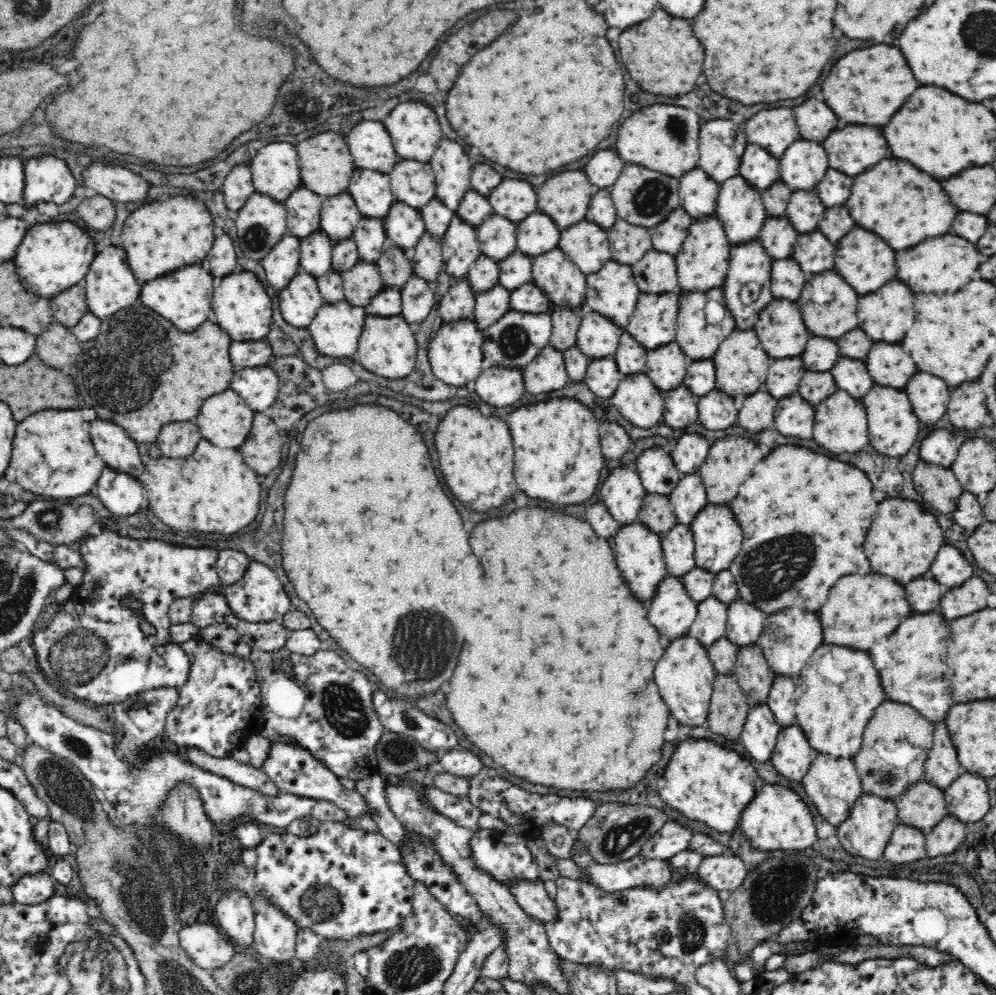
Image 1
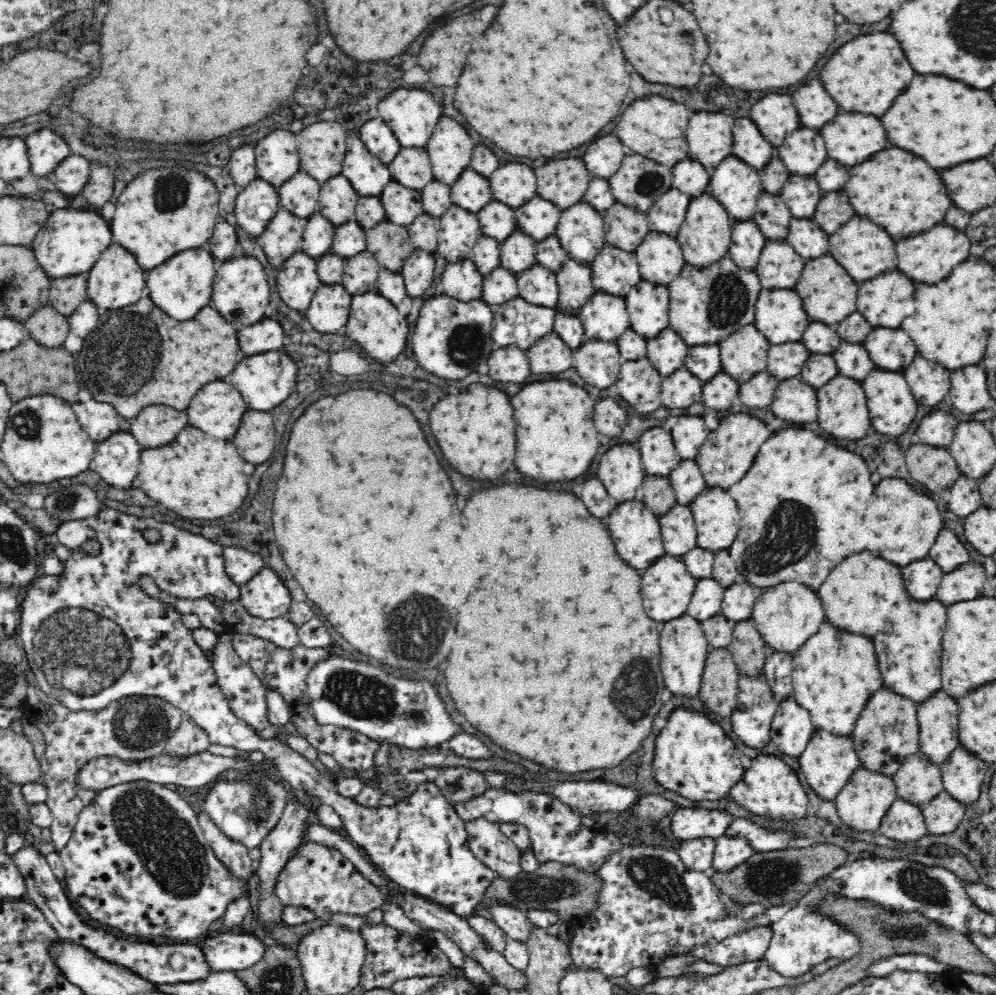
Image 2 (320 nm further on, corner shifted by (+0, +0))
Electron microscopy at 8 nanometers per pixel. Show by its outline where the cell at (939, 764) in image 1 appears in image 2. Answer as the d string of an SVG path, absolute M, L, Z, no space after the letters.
M940 690L928 702L918 703L917 717L921 754L932 765L946 763L961 746L956 702Z

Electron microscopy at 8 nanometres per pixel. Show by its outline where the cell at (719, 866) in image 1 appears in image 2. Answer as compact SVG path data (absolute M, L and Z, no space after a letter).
M725 835L713 839L715 849L713 852L712 868L716 872L730 872L736 866L750 861L756 851L740 838L728 838Z

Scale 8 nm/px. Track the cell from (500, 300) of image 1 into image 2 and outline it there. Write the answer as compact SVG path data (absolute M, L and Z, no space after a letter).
M501 266L483 275L482 297L480 300L490 308L500 307L518 297L517 279L514 274L504 270Z

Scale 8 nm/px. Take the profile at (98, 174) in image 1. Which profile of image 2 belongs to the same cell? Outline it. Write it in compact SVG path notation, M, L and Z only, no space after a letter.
M70 155L54 172L55 186L64 194L78 194L90 180L91 160L82 155Z

